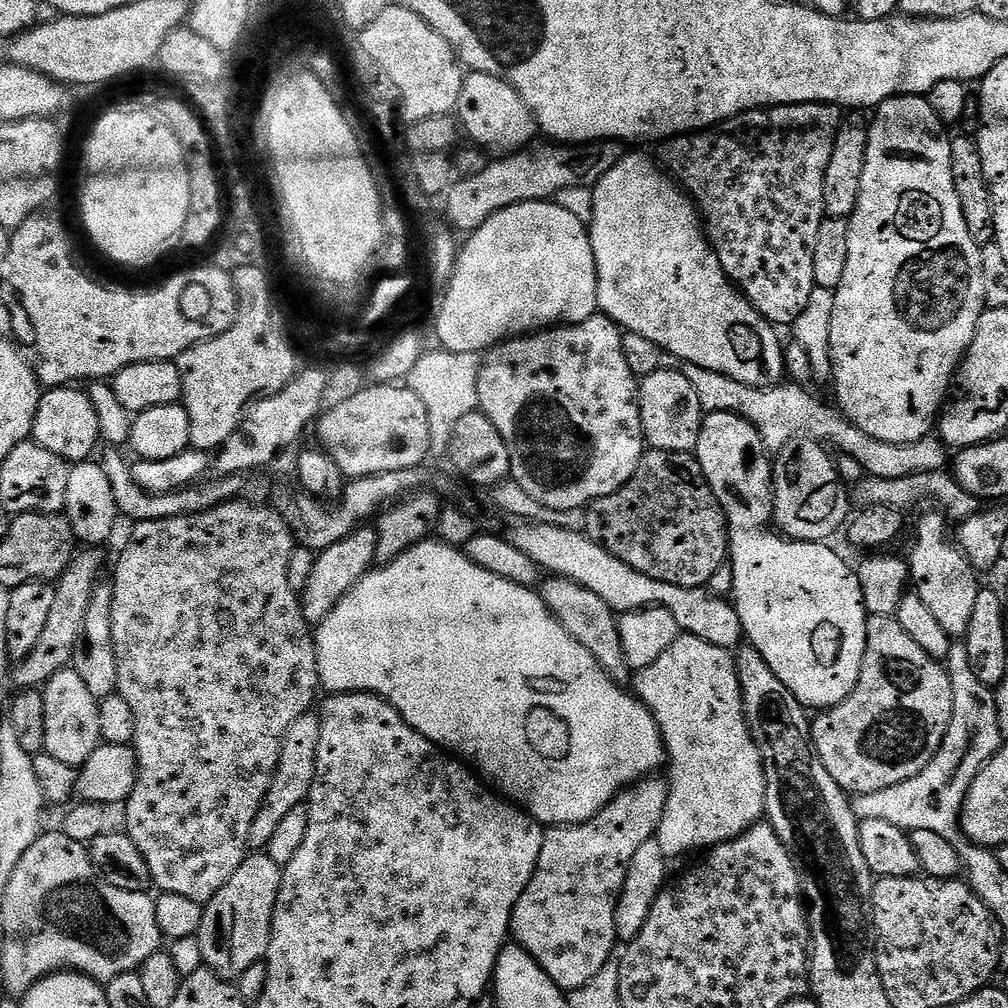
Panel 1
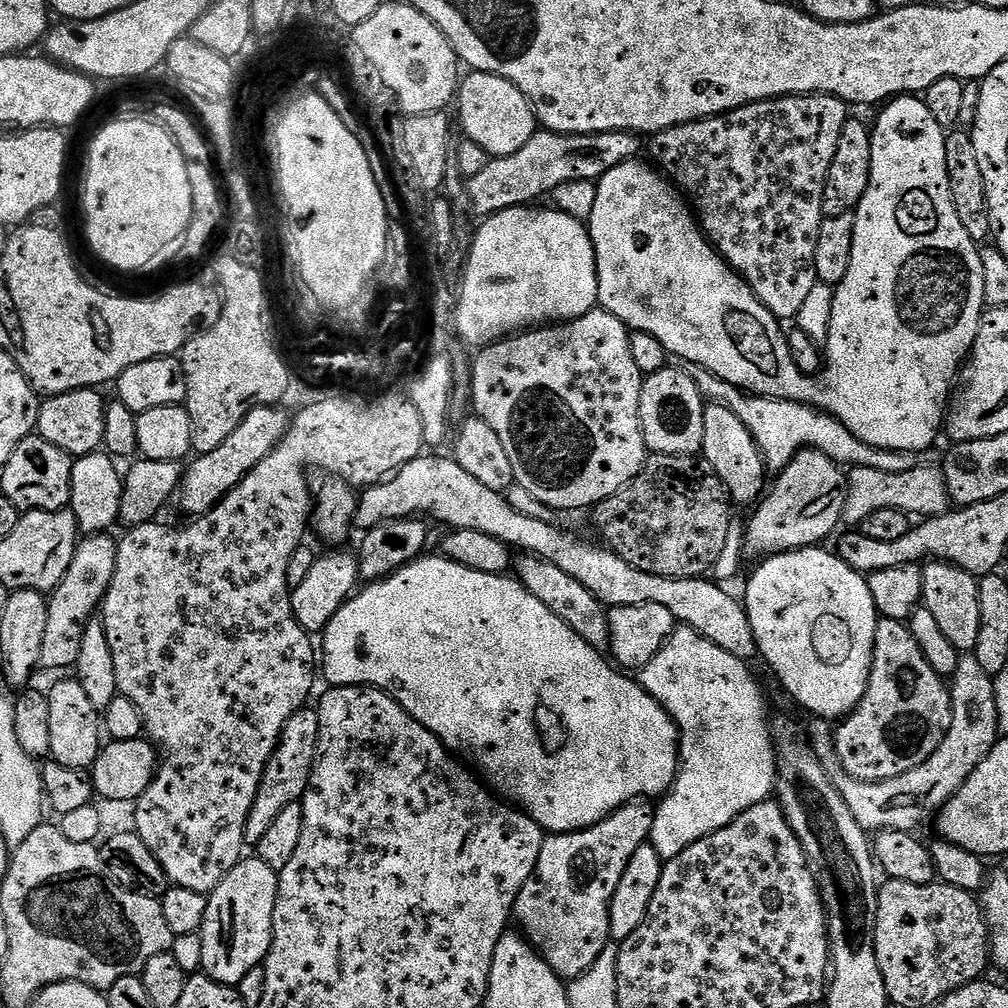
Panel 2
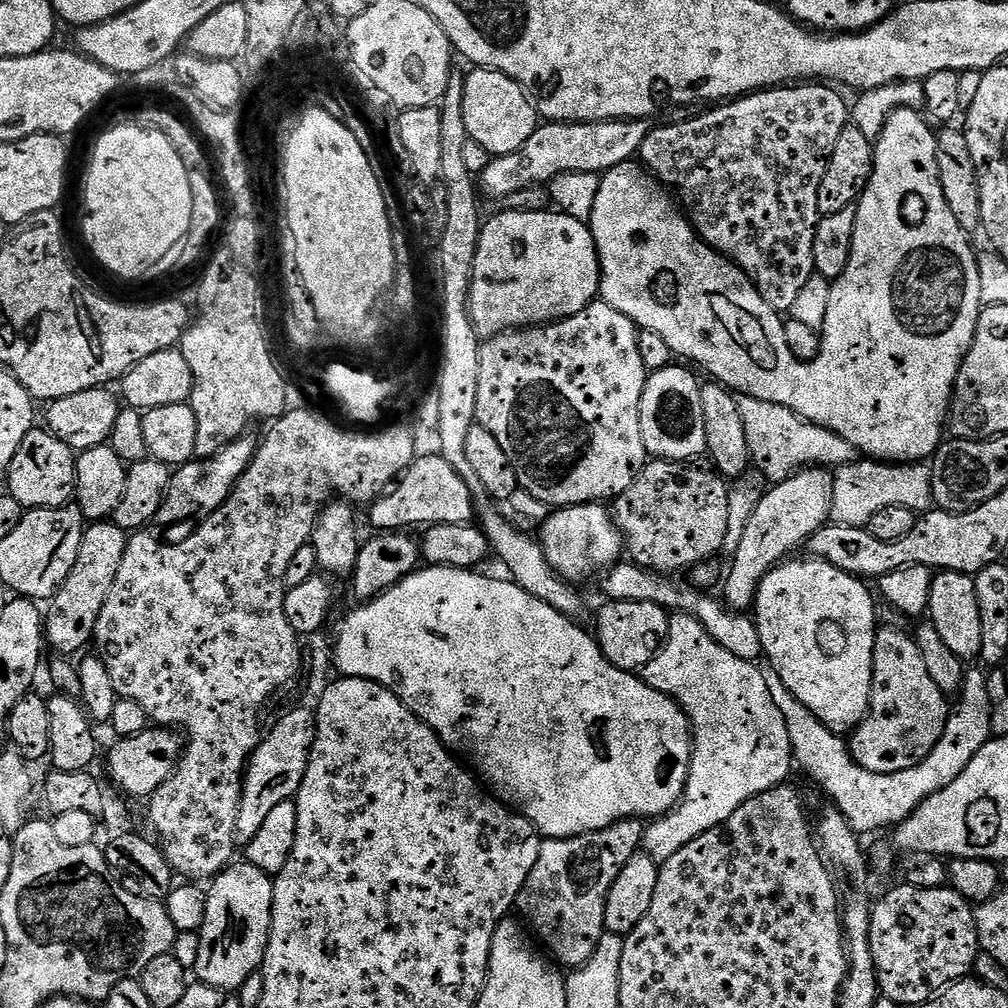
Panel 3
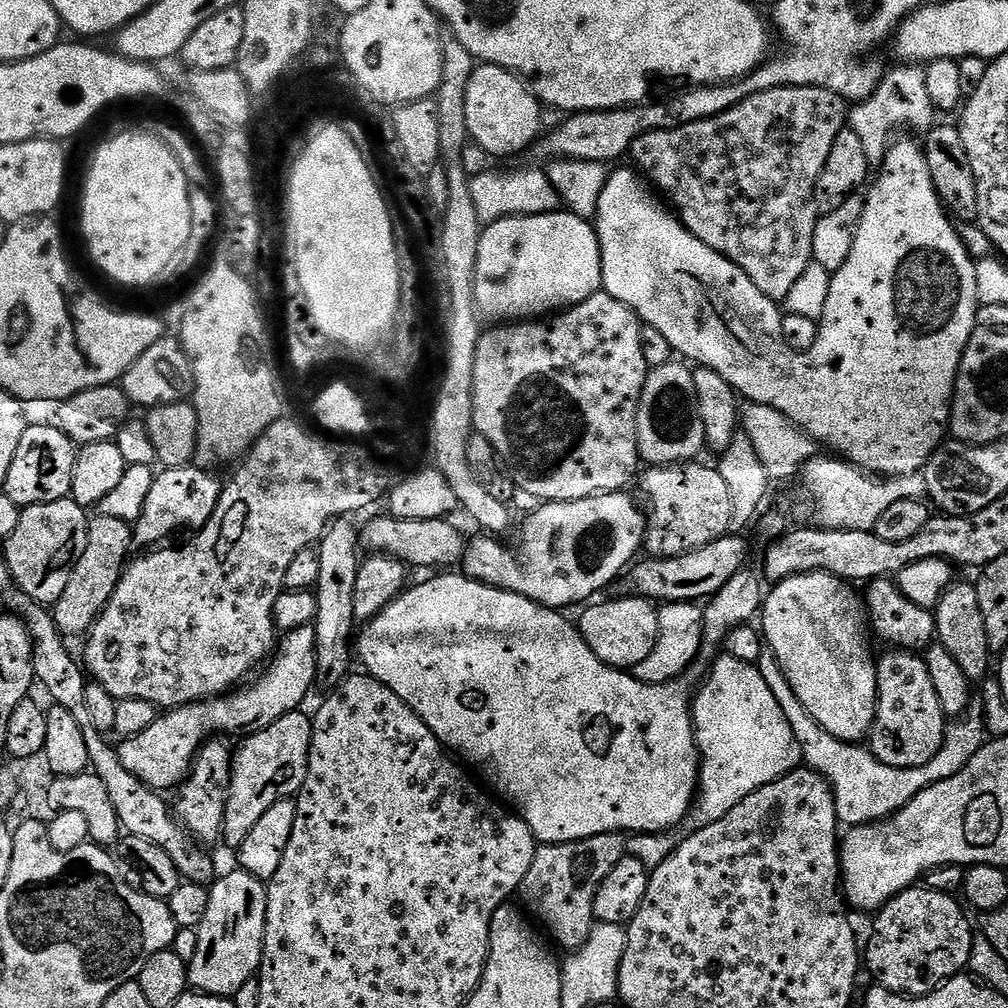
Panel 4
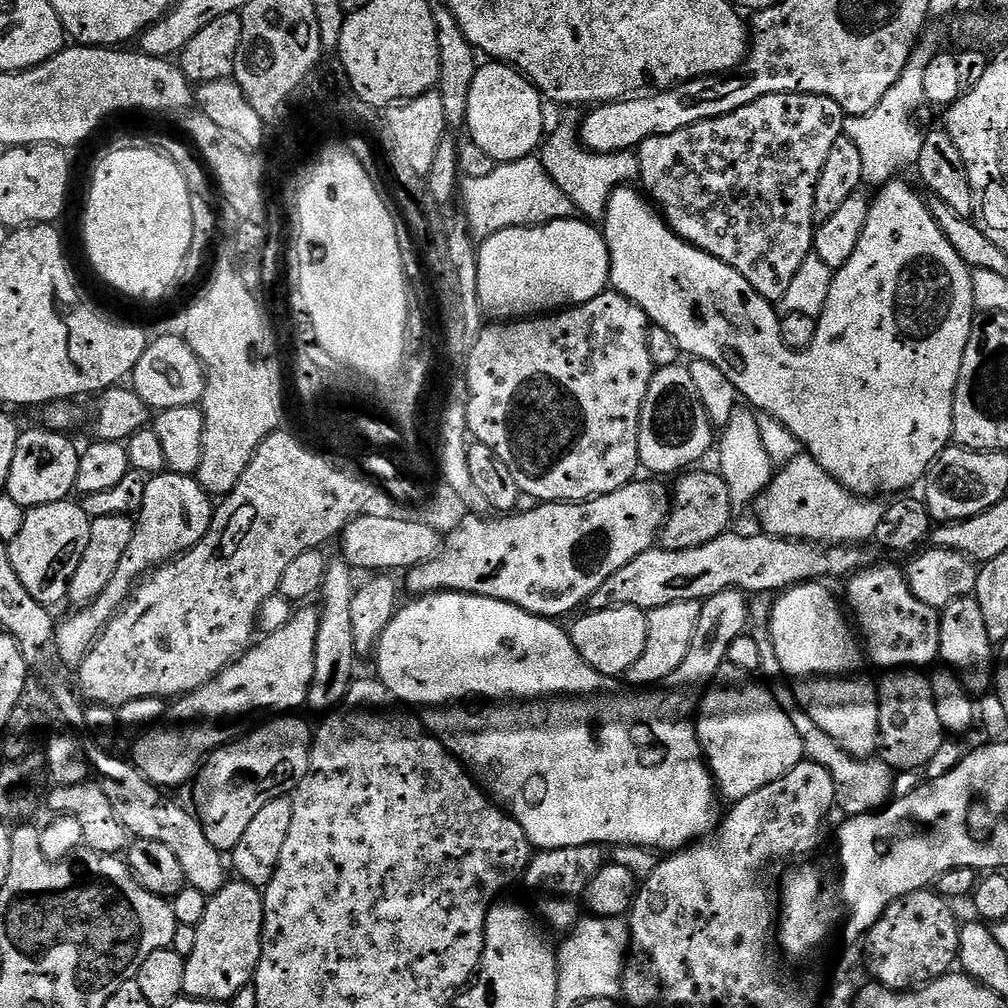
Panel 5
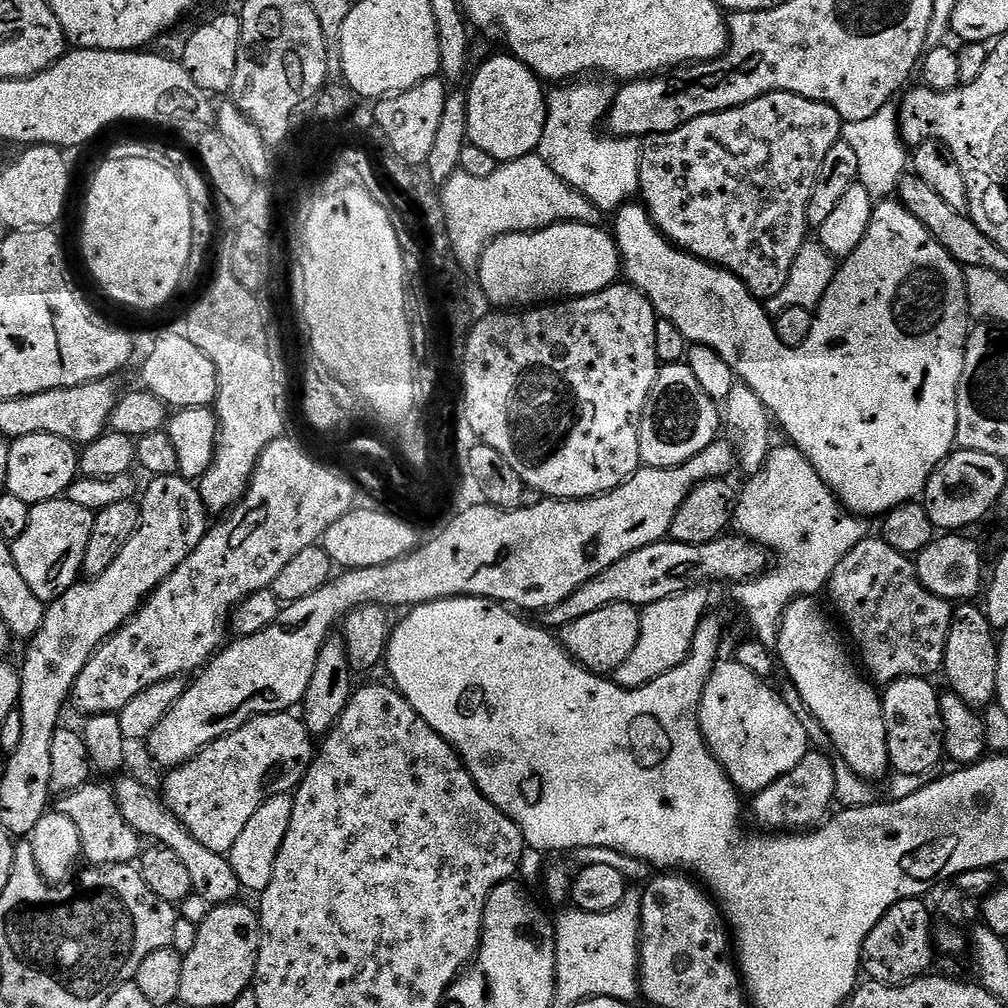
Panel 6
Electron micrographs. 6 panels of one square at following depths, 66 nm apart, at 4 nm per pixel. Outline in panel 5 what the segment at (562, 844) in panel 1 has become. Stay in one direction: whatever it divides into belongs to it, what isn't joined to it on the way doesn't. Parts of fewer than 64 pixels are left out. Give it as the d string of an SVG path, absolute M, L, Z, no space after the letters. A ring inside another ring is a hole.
M598 844L537 851L529 859L522 881L524 880L533 902L536 903L535 911L538 913L539 919L549 929L557 928L560 934L575 928L582 919L582 901L586 886L592 881L594 874L598 874L598 870L604 867L605 863L605 849Z

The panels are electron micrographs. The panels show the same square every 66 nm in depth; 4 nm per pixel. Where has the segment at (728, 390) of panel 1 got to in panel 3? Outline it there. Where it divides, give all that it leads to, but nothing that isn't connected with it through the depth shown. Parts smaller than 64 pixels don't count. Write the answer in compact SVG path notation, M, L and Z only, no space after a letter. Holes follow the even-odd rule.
M741 395L736 396L736 401L738 414L742 414L742 426L746 430L751 467L765 481L772 482L777 478L787 477L801 466L839 466L857 459L856 448L850 446L846 438L820 428L817 424L811 424L786 406Z

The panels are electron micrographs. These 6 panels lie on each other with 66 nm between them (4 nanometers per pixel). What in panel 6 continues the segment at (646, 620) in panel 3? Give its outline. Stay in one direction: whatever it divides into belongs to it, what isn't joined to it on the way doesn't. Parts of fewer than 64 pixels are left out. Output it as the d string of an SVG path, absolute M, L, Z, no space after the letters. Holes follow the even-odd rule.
M611 604L559 629L558 639L572 655L572 659L578 661L583 668L589 668L597 674L612 674L626 662L638 642L640 614L641 609L635 604Z

